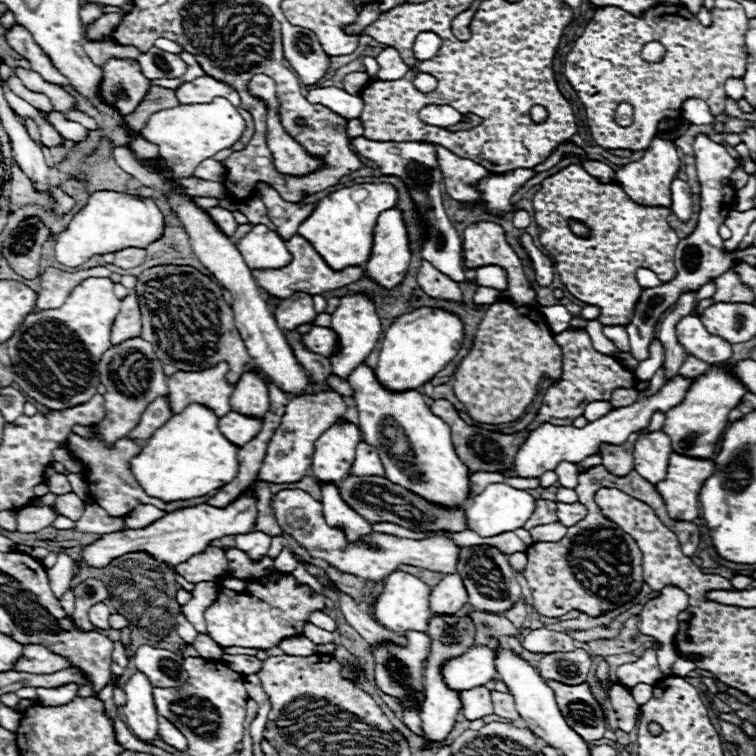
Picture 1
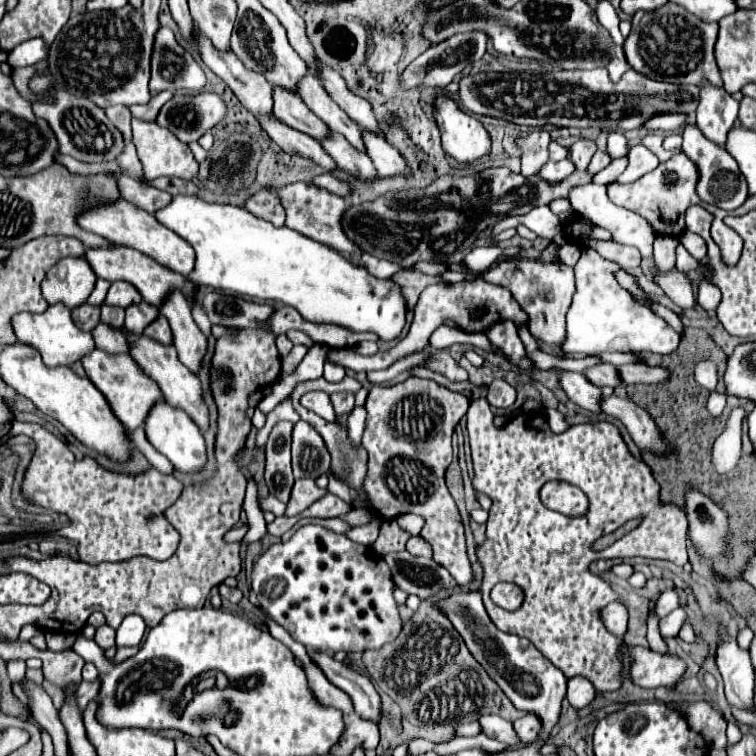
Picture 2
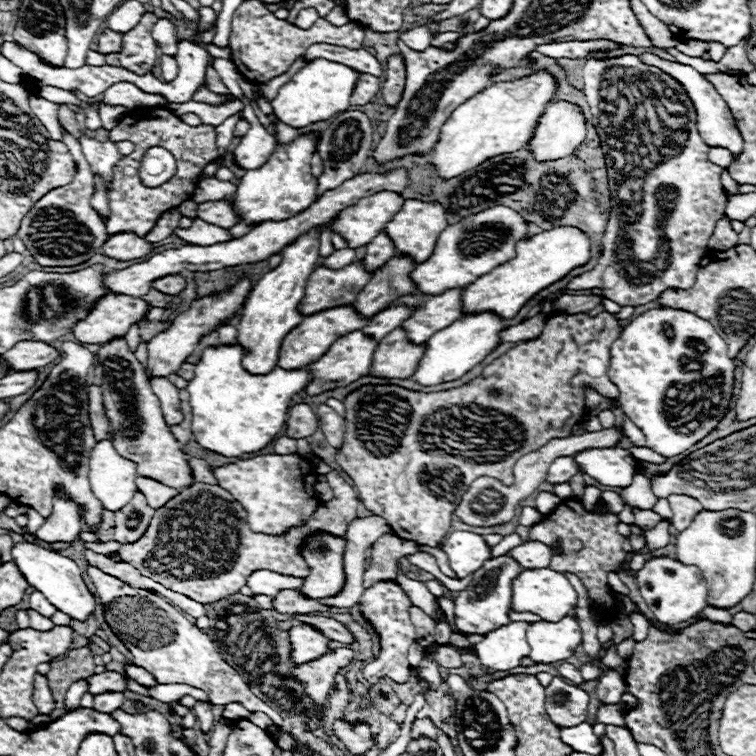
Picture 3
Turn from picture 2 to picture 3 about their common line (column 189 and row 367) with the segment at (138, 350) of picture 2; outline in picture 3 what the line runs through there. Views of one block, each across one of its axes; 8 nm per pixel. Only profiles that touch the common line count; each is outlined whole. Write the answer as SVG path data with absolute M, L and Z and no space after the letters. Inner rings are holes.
M392 330L374 350L374 360L370 364L370 376L374 378L410 378L416 370L418 360L422 358L424 352L424 344L412 344L406 340L406 332L404 330Z

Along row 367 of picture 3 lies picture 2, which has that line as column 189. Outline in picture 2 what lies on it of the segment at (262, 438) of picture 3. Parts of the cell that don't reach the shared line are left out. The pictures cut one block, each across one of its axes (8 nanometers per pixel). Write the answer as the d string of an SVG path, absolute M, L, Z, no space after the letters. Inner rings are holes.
M176 196L166 208L156 212L156 218L160 224L168 226L192 244L196 252L196 266L188 278L196 286L212 286L242 297L282 302L296 308L308 322L328 322L346 326L354 332L374 332L384 342L396 340L406 324L406 298L402 298L402 288L396 282L372 276L362 264L352 262L330 246L314 242L288 226L276 228L272 222L256 218L244 208L204 202L196 196Z

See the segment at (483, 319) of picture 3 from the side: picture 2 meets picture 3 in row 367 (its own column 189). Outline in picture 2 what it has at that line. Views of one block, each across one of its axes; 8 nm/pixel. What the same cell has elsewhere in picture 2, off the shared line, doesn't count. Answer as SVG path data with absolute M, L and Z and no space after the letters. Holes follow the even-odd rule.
M158 402L158 406L154 406L154 410L150 410L150 414L146 418L146 438L160 454L164 454L172 462L172 466L178 472L192 474L192 472L204 470L204 466L206 466L206 444L204 444L202 432L198 430L198 426L190 420L190 416L186 412L172 408L166 402Z

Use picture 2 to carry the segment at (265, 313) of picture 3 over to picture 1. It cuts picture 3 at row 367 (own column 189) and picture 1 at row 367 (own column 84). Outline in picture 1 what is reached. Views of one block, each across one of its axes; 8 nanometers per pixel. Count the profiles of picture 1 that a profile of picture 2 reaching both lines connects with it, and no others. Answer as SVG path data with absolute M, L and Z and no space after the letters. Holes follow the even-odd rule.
M220 362L208 370L200 372L176 372L168 378L170 408L174 414L182 412L188 404L204 404L212 408L220 418L226 416L230 408L230 396L234 384L226 380L230 366Z

